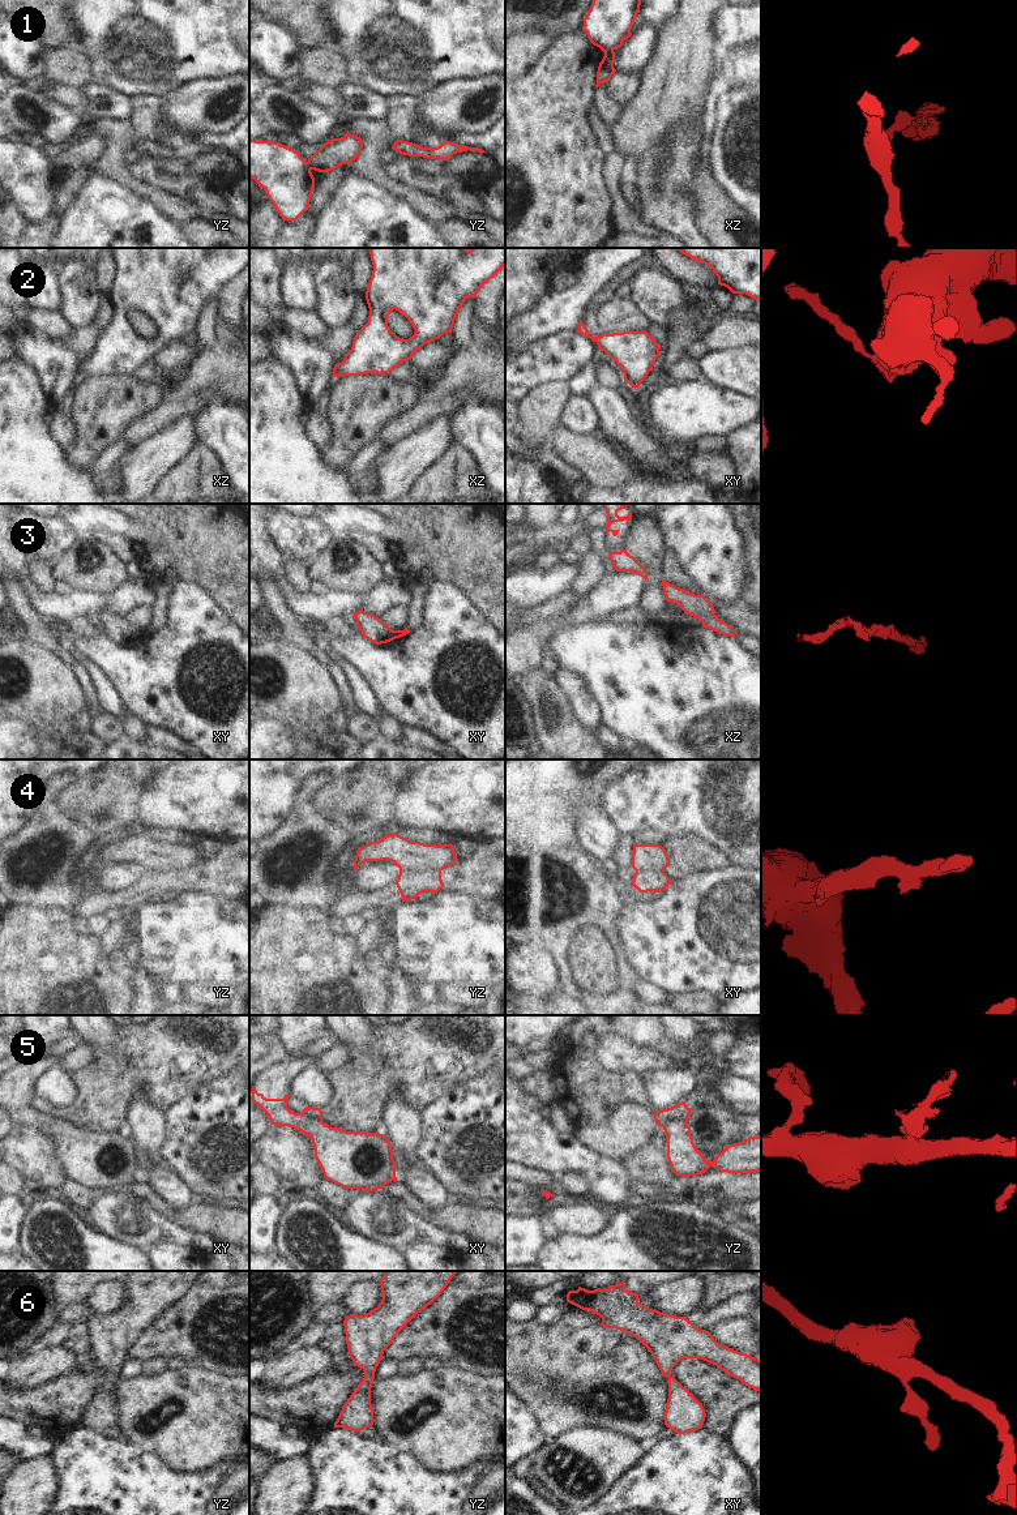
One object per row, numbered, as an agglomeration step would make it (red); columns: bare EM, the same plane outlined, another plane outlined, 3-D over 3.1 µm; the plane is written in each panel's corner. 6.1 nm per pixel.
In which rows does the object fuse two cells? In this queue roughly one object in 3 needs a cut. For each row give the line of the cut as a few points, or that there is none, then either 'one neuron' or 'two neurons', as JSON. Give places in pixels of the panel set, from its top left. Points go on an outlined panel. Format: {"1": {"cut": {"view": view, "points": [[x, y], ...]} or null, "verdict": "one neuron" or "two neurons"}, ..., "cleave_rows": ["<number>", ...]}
{"1": {"cut": {"view": "xz", "points": [[612, 50], [605, 52]]}, "verdict": "two neurons"}, "2": {"cut": null, "verdict": "one neuron"}, "3": {"cut": null, "verdict": "one neuron"}, "4": {"cut": {"view": "yz", "points": [[400, 868], [440, 871]]}, "verdict": "two neurons"}, "5": {"cut": null, "verdict": "one neuron"}, "6": {"cut": null, "verdict": "one neuron"}, "cleave_rows": ["1", "4"]}

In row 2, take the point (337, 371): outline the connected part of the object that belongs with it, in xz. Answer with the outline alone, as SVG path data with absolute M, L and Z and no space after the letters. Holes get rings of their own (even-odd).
M371 248L369 254L373 270L366 291L369 308L368 322L356 333L343 361L334 365L332 373L337 378L343 375L384 375L392 372L402 361L411 360L426 343L452 333L454 320L465 300L475 298L480 287L505 266L505 248L471 248L470 251L466 248ZM393 309L413 325L415 331L409 339L397 337L388 326L388 317Z

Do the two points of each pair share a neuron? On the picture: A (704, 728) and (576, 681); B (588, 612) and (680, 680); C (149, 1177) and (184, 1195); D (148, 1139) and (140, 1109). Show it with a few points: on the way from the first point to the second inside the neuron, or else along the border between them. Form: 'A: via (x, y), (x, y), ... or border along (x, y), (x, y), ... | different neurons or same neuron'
A: border along (565, 667), (576, 671), (586, 681), (603, 714) | different neurons
B: border along (610, 617), (568, 627) | different neurons
C: via (158, 1178), (166, 1181), (175, 1190) | same neuron
D: via (148, 1132), (148, 1124), (144, 1117) | same neuron

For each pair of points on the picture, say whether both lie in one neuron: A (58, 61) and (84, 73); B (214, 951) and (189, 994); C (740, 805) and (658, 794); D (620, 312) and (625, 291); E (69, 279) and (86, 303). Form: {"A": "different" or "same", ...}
{"A": "same", "B": "different", "C": "same", "D": "different", "E": "same"}

